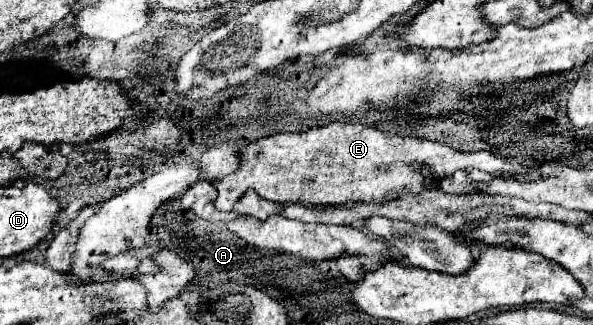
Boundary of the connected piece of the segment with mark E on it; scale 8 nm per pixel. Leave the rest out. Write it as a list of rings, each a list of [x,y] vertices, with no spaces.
[[[330,123],[326,127],[308,129],[302,133],[278,133],[264,139],[258,139],[256,143],[248,143],[244,149],[240,149],[240,169],[236,173],[230,173],[228,177],[214,181],[214,187],[218,189],[216,207],[220,211],[230,211],[232,205],[238,201],[238,197],[246,189],[254,189],[260,197],[280,203],[302,203],[302,205],[346,205],[348,201],[382,201],[386,197],[398,197],[404,189],[412,189],[414,193],[424,191],[424,179],[418,171],[414,171],[410,165],[414,161],[426,161],[432,167],[432,173],[436,177],[452,177],[456,171],[470,171],[470,169],[482,169],[490,173],[530,173],[532,169],[512,165],[506,159],[494,157],[488,151],[478,153],[460,153],[444,143],[424,141],[416,137],[388,137],[382,131],[358,123]]]

